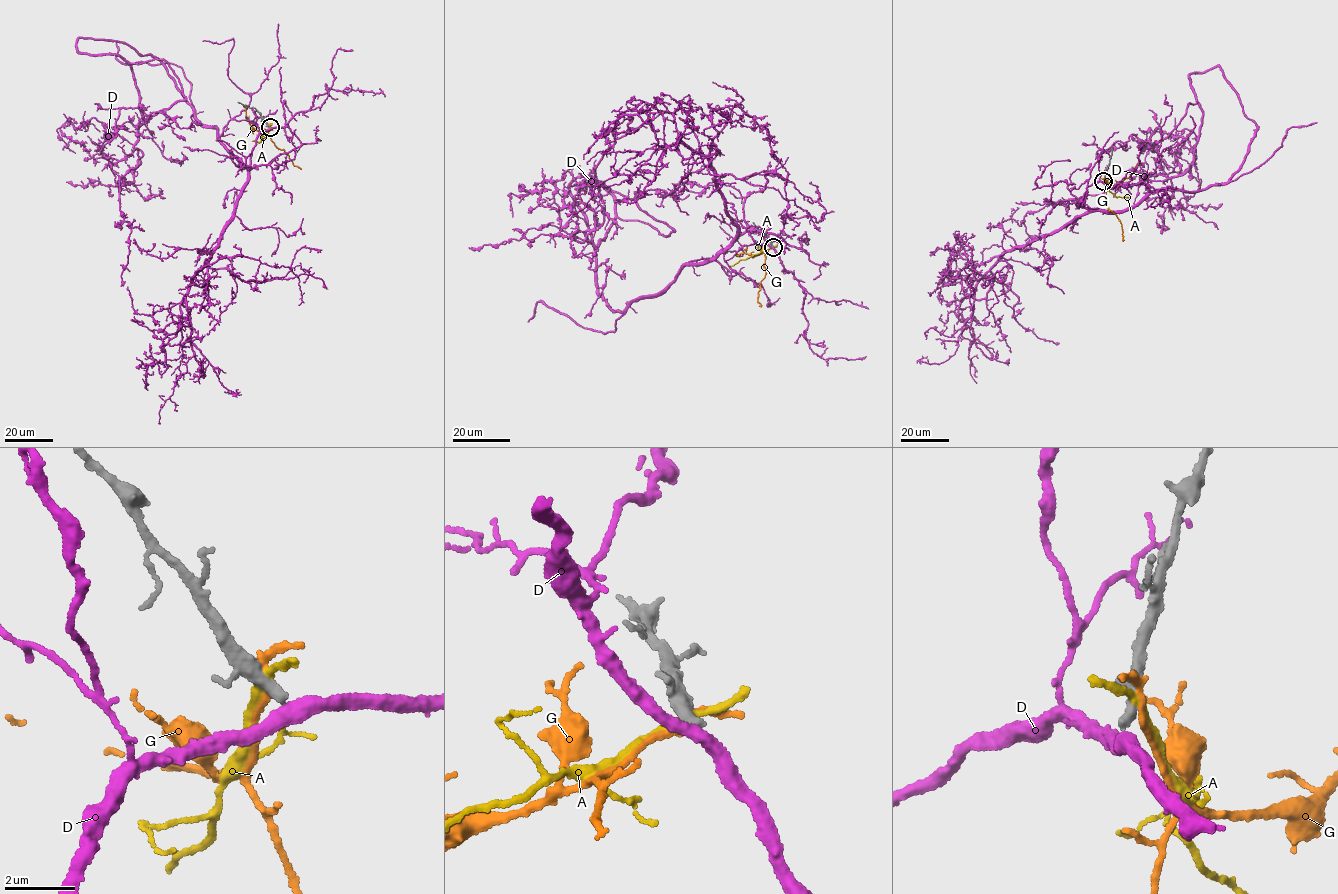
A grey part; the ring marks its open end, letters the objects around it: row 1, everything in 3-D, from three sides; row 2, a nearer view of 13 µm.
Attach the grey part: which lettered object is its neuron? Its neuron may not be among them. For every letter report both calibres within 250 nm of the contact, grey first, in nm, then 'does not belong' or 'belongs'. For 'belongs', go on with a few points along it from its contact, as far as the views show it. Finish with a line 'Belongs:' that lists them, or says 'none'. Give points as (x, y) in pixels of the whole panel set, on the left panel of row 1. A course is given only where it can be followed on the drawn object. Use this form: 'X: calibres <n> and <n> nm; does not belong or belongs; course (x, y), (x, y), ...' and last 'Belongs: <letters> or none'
A: calibres 360 and 200 nm; does not belong
D: calibres 340 and 400 nm; does not belong
G: calibres 400 and 200 nm; does not belong
Belongs: none

